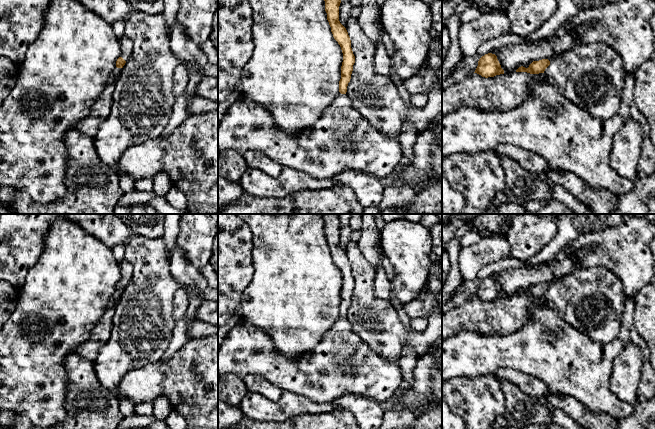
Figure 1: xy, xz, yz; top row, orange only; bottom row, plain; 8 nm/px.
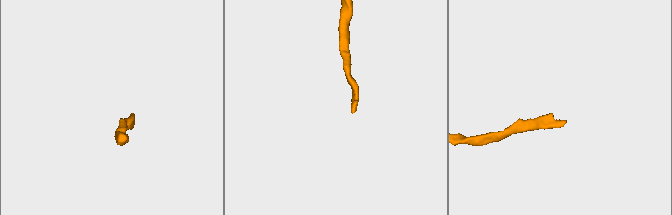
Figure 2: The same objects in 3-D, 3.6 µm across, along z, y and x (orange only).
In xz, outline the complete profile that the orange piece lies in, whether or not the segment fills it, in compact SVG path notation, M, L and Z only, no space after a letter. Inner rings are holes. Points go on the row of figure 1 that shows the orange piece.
M324 0L327 20L331 27L334 39L338 42L343 53L341 66L341 79L339 81L339 92L346 94L347 86L351 79L355 56L351 48L351 40L346 28L339 21L339 6L341 0Z

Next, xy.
M123 36L120 39L121 42L121 56L116 61L117 68L123 68L126 61L131 57L133 52L133 43L131 39L126 36Z

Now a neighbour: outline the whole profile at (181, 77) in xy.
M180 64L173 75L173 93L175 97L179 97L185 91L189 82L189 74L186 67Z

